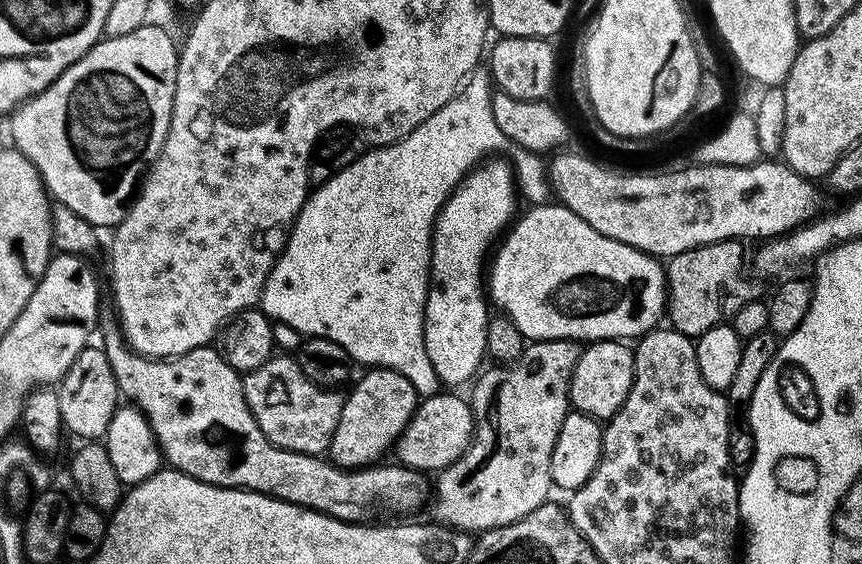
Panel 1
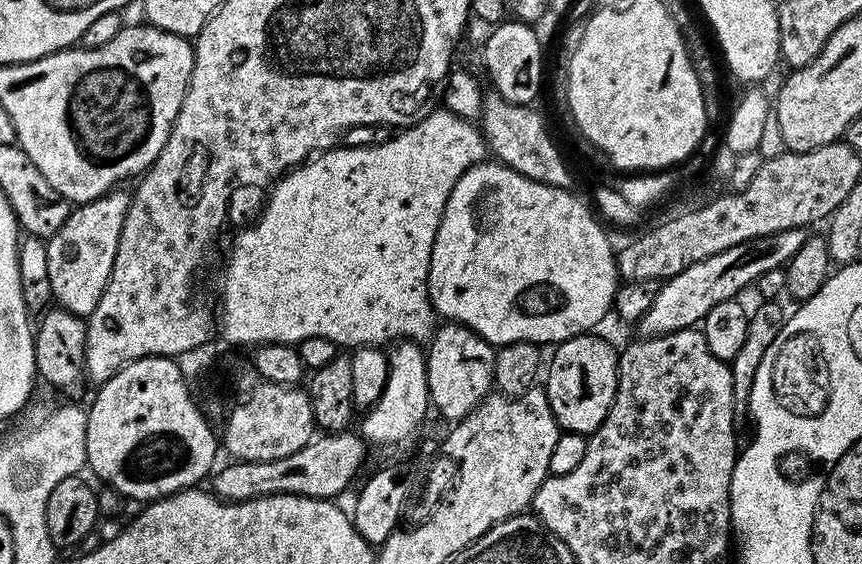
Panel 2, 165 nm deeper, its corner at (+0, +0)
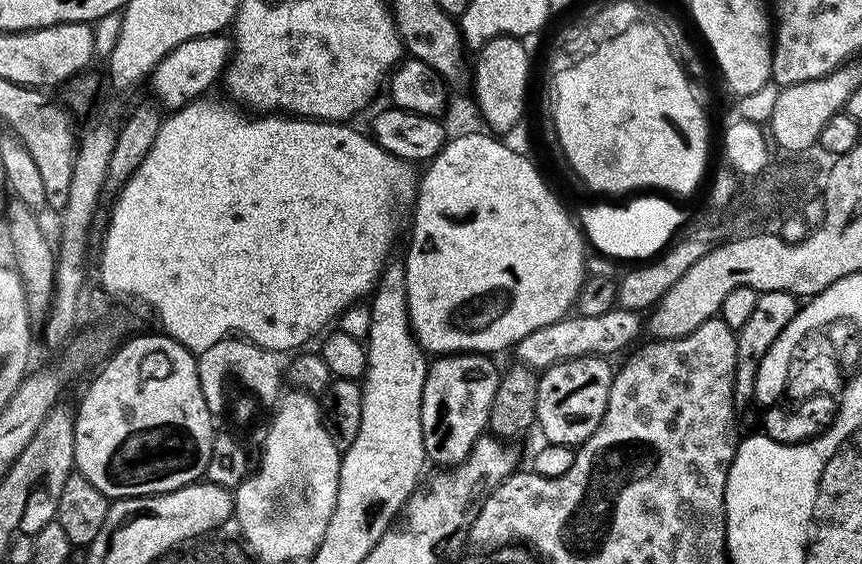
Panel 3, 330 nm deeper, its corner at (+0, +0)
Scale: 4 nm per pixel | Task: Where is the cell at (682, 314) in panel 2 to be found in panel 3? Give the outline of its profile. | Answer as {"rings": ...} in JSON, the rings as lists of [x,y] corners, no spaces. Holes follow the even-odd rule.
{"rings":[[[614,307],[606,310],[606,314],[597,314],[594,318],[569,314],[563,320],[544,326],[542,330],[534,330],[534,334],[526,334],[526,338],[522,338],[514,345],[515,359],[526,368],[547,370],[558,362],[573,360],[579,356],[612,358],[615,352],[620,352],[623,348],[631,349],[637,343],[635,340],[639,338],[640,332],[642,336],[640,312]]]}

